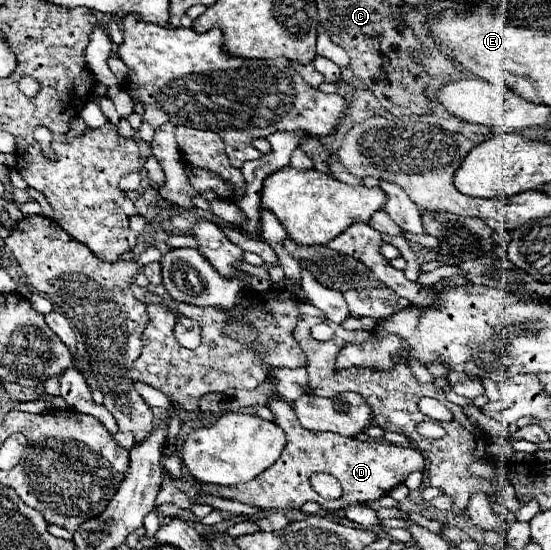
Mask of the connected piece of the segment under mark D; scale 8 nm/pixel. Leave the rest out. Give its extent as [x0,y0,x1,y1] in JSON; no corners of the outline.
[196,398,424,510]

